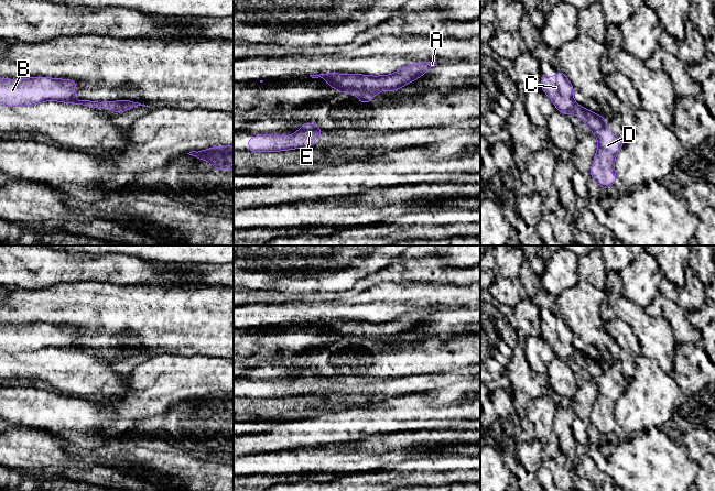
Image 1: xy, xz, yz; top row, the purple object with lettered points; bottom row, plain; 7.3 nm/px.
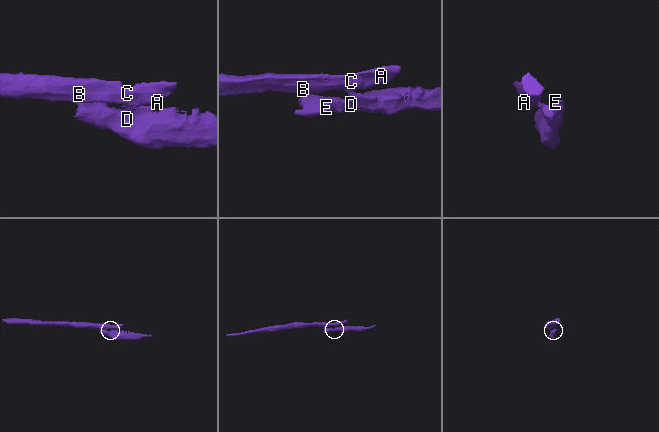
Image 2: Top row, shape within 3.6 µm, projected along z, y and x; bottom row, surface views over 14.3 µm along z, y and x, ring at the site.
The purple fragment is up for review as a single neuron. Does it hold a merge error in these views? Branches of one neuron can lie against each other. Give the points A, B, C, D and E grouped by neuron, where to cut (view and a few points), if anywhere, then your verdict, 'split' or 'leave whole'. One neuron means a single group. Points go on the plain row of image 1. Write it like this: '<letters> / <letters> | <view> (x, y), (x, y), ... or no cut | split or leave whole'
A B C / D E | xz (370, 339), (358, 340) | split

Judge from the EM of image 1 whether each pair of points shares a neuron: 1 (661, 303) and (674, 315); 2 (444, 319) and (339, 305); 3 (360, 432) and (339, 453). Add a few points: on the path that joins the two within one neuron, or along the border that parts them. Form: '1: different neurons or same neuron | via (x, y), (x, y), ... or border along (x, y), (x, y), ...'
1: same neuron | via (664, 305), (671, 312)
2: different neurons | border along (463, 307), (437, 312)
3: different neurons | border along (377, 434), (364, 439), (326, 445)

